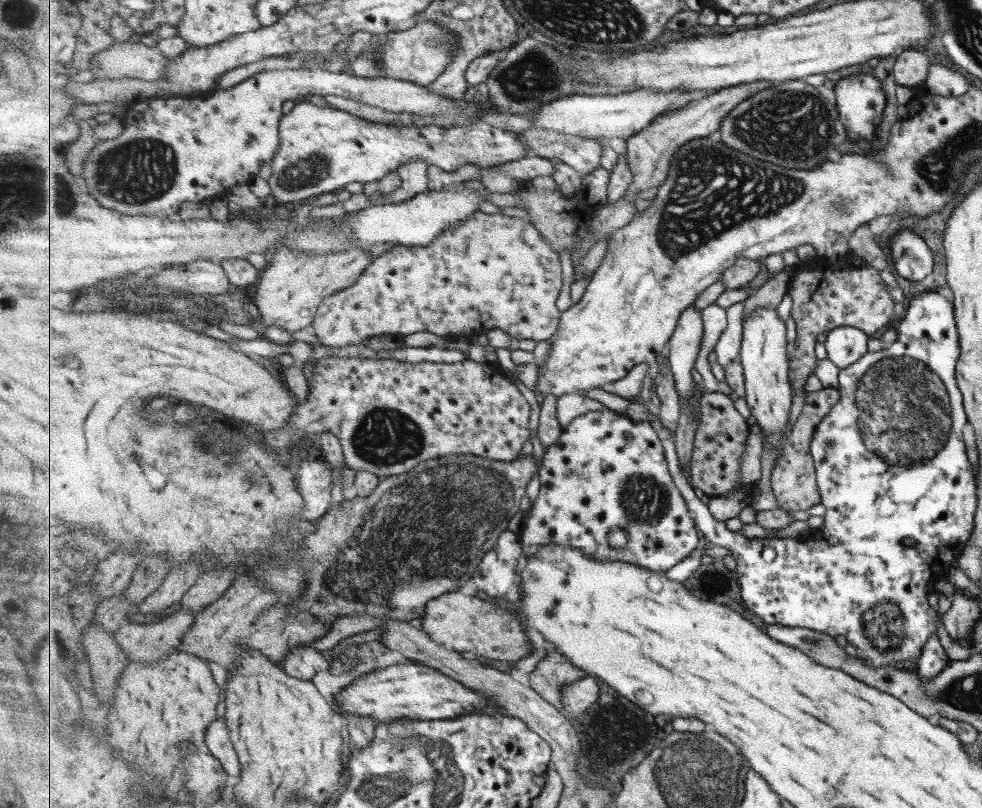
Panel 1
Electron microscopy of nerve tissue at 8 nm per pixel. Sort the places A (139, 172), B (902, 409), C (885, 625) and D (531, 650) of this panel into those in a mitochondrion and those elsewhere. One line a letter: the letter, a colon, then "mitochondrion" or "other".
A: mitochondrion
B: mitochondrion
C: mitochondrion
D: other

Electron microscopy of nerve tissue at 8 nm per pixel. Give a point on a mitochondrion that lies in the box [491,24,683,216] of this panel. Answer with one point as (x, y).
(539, 72)

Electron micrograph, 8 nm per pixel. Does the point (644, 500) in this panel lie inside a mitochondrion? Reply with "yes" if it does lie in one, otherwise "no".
yes

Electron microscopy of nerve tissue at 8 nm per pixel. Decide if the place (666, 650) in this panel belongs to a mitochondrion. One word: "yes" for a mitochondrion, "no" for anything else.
no

